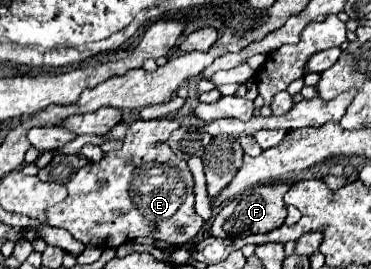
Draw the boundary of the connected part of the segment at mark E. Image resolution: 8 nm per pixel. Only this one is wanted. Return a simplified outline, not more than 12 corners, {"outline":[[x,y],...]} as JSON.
{"outline":[[175,119],[131,123],[123,147],[67,181],[47,225],[83,245],[189,243],[193,177]]}

